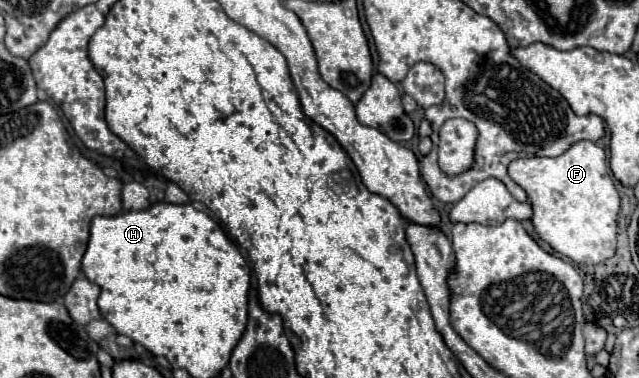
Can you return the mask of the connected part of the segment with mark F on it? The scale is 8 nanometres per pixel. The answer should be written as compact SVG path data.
M579 141L563 155L551 157L531 157L531 159L515 159L509 165L509 177L525 189L529 195L533 217L531 223L553 251L575 263L603 263L615 253L615 233L617 233L617 213L619 213L619 193L615 191L613 179L609 175L607 157L601 147L591 141Z

